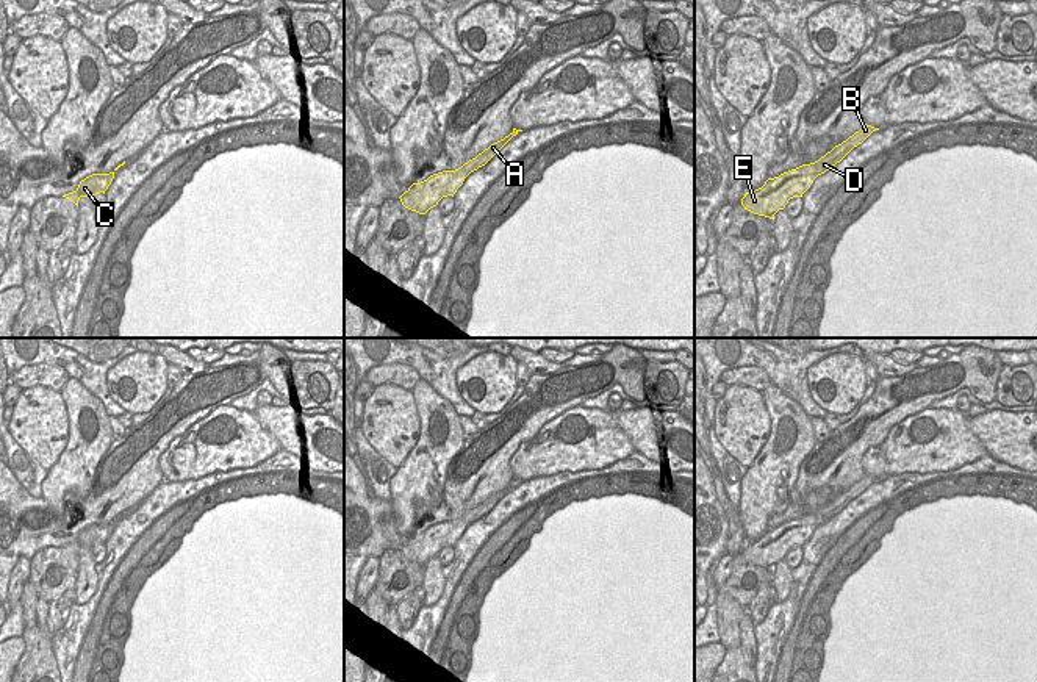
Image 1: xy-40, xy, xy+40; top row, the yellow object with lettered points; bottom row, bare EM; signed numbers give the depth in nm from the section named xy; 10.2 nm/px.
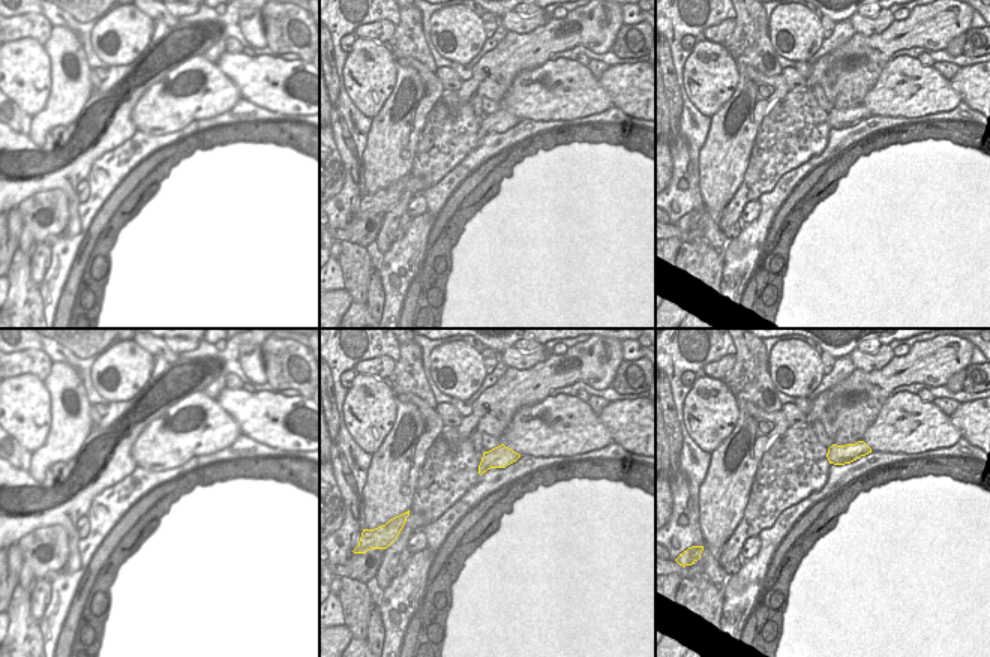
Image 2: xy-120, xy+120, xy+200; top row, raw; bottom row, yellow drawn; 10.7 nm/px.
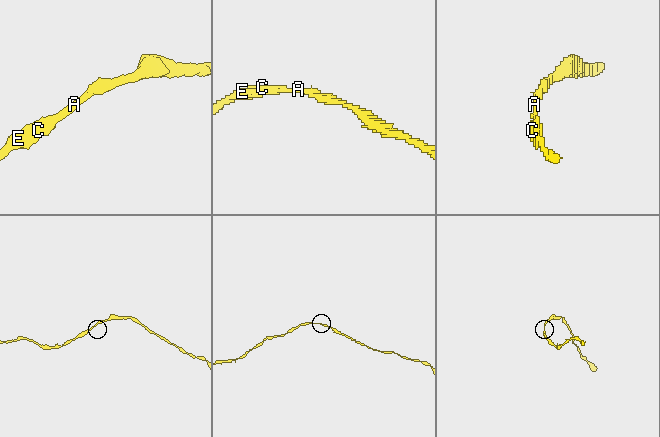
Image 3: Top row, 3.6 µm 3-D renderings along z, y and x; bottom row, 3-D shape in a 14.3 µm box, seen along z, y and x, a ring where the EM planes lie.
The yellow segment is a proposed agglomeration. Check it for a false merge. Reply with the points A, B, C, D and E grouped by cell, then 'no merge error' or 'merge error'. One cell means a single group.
groups A B C D E; no merge error

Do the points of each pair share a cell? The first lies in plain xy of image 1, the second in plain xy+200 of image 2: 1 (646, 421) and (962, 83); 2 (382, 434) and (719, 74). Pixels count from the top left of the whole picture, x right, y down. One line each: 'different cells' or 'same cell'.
1: same cell
2: same cell

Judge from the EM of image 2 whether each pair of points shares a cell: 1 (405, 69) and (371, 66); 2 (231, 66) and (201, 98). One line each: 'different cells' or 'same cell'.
1: different cells
2: different cells

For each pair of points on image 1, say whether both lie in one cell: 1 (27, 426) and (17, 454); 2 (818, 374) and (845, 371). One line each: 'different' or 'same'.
1: different
2: same

